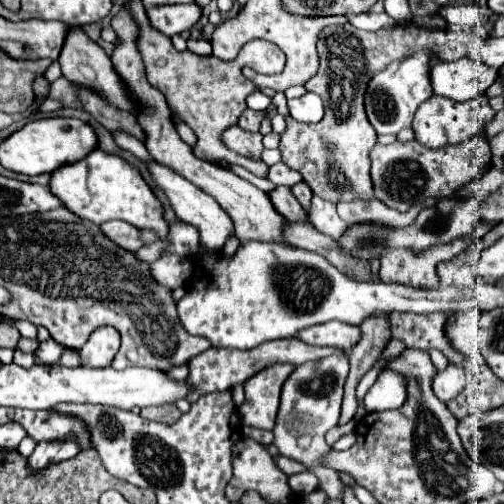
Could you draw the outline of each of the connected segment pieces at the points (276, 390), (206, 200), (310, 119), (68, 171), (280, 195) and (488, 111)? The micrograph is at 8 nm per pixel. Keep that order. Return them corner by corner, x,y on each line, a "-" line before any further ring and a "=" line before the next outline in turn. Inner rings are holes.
277,363
275,367
267,367
267,371
259,371
259,375
253,375
251,379
247,379
245,401
239,409
241,421
245,425
257,427
257,429
275,427
281,387
287,381
287,377
293,373
293,369
295,365
=
153,163
149,165
149,171
153,175
153,179
157,181
157,185
167,193
169,201
171,201
171,207
175,209
175,215
187,223
187,225
193,225
197,231
199,231
199,237
201,237
201,245
209,251
209,253
219,253
223,251
225,243
229,237
235,235
235,227
231,223
231,217
219,207
219,203
215,203
215,199
211,199
207,193
199,191
199,187
195,187
193,183
189,183
187,179
183,179
181,175
177,175
173,169
161,165
161,163
=
307,92
299,98
289,99
287,105
289,105
289,115
299,123
317,123
324,115
323,102
313,92
=
101,149
91,151
79,163
59,167
51,175
49,187
69,211
79,215
81,219
93,221
95,225
101,225
111,219
121,219
137,229
155,231
157,237
165,237
169,231
169,223
163,217
163,203
145,183
139,169
125,159
105,153
=
277,187
269,197
271,197
275,209
277,209
283,217
287,217
287,221
297,221
297,223
309,221
307,211
299,205
299,201
295,199
295,195
293,195
287,187
=
433,95
431,99
427,99
427,103
421,103
419,111
415,113
413,119
415,139
427,147
445,147
473,137
481,125
491,123
495,117
495,111
487,103
489,103
487,95
479,95
479,99
469,99
467,103
455,103
453,99

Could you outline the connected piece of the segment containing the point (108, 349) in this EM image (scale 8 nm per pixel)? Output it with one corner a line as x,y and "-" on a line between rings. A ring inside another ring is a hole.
97,327
79,351
81,363
87,367
109,367
119,351
119,333
115,327

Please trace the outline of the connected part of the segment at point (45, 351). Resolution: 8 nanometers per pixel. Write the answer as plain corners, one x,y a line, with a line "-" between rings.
49,338
41,342
35,352
36,359
43,364
58,364
65,347

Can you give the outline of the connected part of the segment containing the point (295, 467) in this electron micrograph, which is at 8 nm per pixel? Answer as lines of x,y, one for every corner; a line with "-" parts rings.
277,455
277,457
275,457
275,465
277,465
285,475
295,475
295,473
307,471
307,467
303,467
303,463
299,463
299,461
295,461
295,459
287,459
285,455

